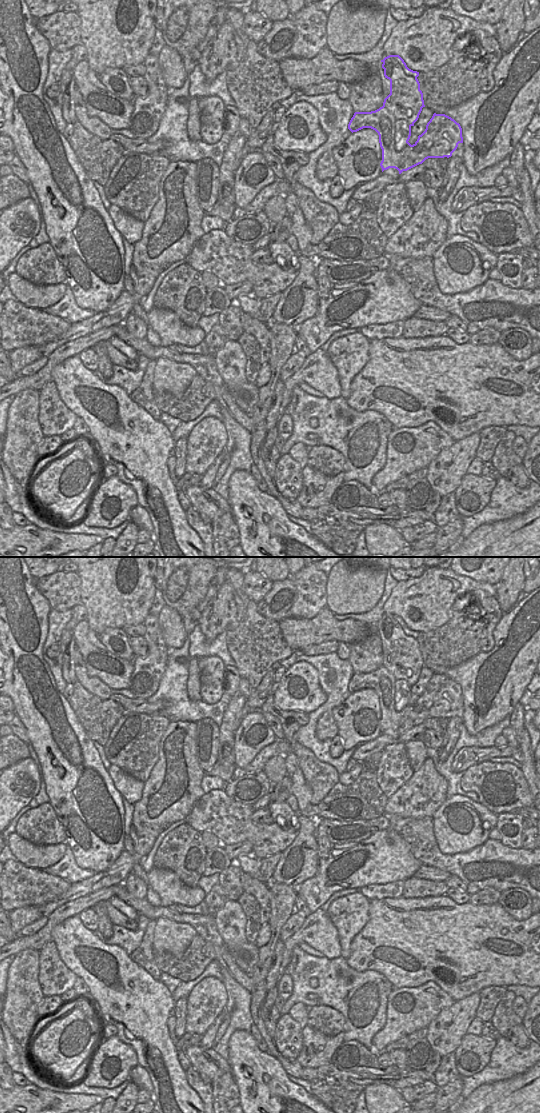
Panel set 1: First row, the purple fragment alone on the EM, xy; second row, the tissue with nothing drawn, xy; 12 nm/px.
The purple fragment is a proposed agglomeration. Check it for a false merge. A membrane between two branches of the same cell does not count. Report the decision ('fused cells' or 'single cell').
fused cells

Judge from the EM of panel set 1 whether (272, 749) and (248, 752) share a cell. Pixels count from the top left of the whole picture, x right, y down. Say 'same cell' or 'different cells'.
different cells

